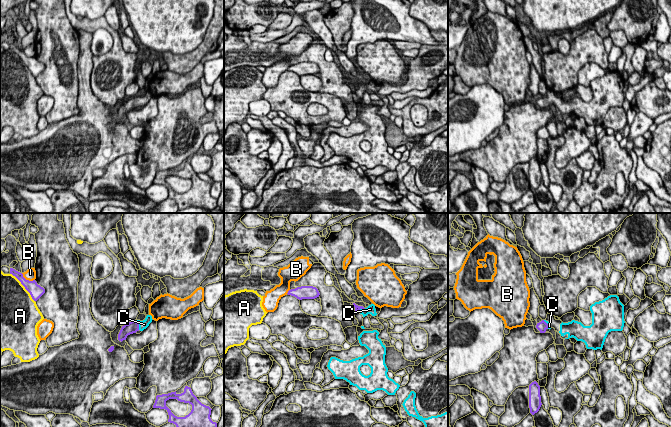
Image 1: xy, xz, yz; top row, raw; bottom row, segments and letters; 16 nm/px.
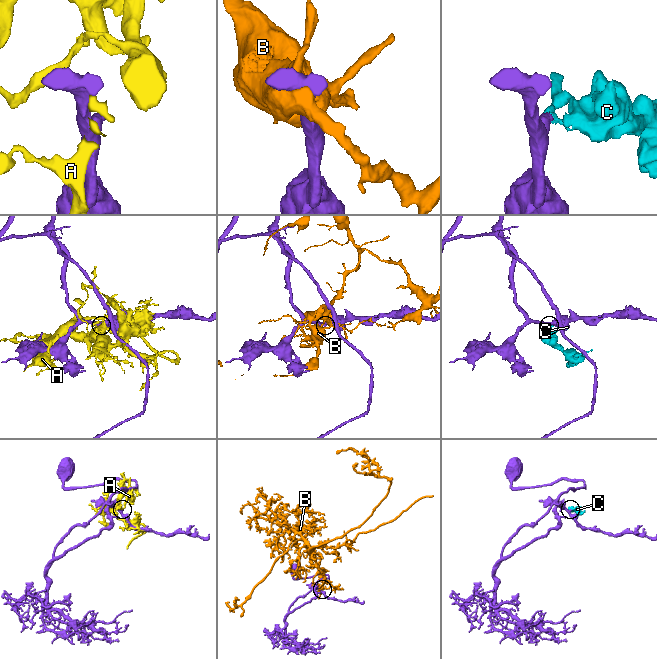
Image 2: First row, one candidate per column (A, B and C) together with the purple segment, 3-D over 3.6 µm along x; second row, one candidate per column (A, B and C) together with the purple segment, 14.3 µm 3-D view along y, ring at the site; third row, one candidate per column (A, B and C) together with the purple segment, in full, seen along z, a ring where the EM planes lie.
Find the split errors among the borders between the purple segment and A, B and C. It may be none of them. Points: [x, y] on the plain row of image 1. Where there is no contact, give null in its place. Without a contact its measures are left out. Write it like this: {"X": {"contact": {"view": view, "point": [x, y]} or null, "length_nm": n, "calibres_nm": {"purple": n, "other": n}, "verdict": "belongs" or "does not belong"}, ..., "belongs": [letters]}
{"A": {"contact": {"view": "xy", "point": [24, 62]}, "length_nm": 600, "calibres_nm": {"purple": 220, "other": 480}, "verdict": "does not belong"}, "B": {"contact": {"view": "xy", "point": [27, 56]}, "length_nm": 260, "calibres_nm": {"purple": 220, "other": 180}, "verdict": "does not belong"}, "C": {"contact": {"view": "xy", "point": [138, 101]}, "length_nm": 170, "calibres_nm": {"purple": 190, "other": 140}, "verdict": "belongs"}, "belongs": ["C"]}

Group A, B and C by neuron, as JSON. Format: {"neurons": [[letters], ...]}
{"neurons": [["A"], ["B"], ["C"]]}

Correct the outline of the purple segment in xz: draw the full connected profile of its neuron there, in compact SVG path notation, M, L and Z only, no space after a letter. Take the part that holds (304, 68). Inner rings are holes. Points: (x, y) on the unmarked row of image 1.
M313 62L297 63L295 65L289 66L287 70L296 73L299 76L315 75L320 71L318 65Z

